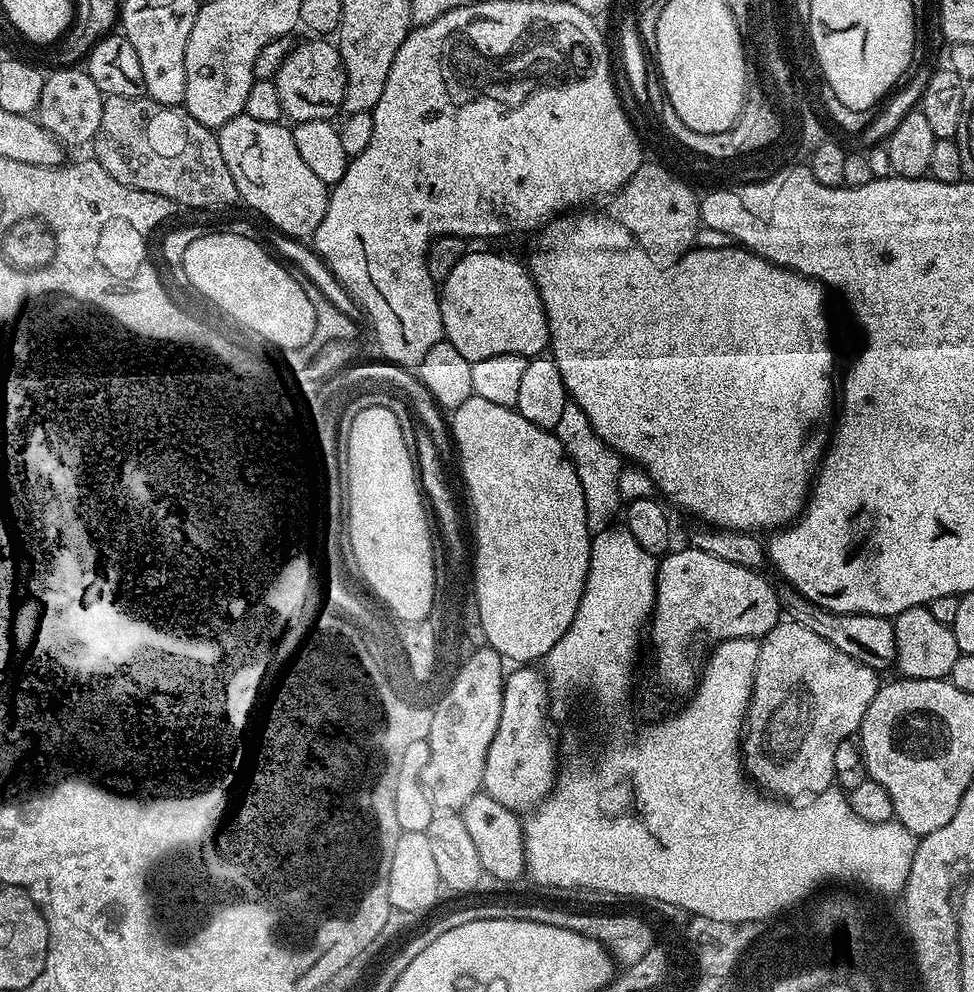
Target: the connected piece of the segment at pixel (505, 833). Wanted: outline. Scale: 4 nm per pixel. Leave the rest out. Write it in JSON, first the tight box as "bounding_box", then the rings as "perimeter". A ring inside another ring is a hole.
{"bounding_box":[458,790,525,884],"perimeter":[[[481,790],[474,798],[470,798],[470,802],[466,802],[464,808],[459,809],[458,815],[466,824],[466,831],[478,850],[478,862],[485,877],[493,876],[494,879],[508,884],[520,875],[525,875],[524,826],[517,813],[502,806],[502,802],[490,798],[487,792]]]}

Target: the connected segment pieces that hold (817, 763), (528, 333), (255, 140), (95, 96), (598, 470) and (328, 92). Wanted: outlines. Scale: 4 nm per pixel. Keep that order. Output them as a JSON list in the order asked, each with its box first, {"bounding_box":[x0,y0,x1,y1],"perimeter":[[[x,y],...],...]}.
[{"bounding_box":[742,622,878,798],"perimeter":[[[791,622],[774,625],[760,640],[754,686],[752,687],[752,701],[748,704],[746,727],[742,733],[742,763],[745,773],[751,777],[756,787],[776,798],[796,798],[792,796],[804,795],[807,797],[809,794],[824,792],[827,788],[833,787],[836,779],[834,753],[838,751],[838,742],[855,737],[859,733],[862,718],[866,714],[870,702],[874,702],[874,694],[878,687],[876,676],[878,676],[877,669],[850,658],[850,654],[842,654],[842,650],[834,650],[834,646],[830,646],[830,642],[826,642],[826,638],[818,638],[818,634],[814,634],[814,630],[806,630],[806,626],[798,626]]]},{"bounding_box":[439,252,549,361],"perimeter":[[[492,252],[465,253],[439,290],[444,337],[467,361],[514,353],[534,358],[549,345],[548,319],[527,267]]]},{"bounding_box":[216,113,330,238],"perimeter":[[[240,113],[216,133],[240,200],[266,218],[279,233],[295,238],[311,237],[325,217],[330,190],[299,157],[291,129],[283,123],[261,122]]]},{"bounding_box":[34,66,105,145],"perimeter":[[[60,66],[56,72],[48,72],[42,86],[42,98],[38,98],[38,106],[34,113],[35,119],[61,145],[91,145],[92,139],[98,134],[98,122],[102,122],[102,106],[105,95],[94,86],[94,78],[80,66]]]},{"bounding_box":[554,403,622,534],"perimeter":[[[569,403],[566,410],[562,410],[562,418],[554,429],[556,437],[562,442],[564,452],[572,459],[576,468],[578,482],[582,482],[582,494],[586,500],[586,526],[589,532],[595,534],[613,527],[612,520],[621,515],[622,501],[619,496],[618,480],[622,469],[621,457],[616,451],[590,426],[586,414],[577,404]]]},{"bounding_box":[274,38,346,124],"perimeter":[[[308,38],[305,44],[297,43],[292,51],[282,62],[274,77],[278,102],[282,102],[282,110],[287,119],[301,124],[302,122],[314,122],[315,120],[332,120],[335,112],[338,113],[344,106],[346,94],[346,74],[342,66],[339,47],[335,43],[324,38]]]}]

